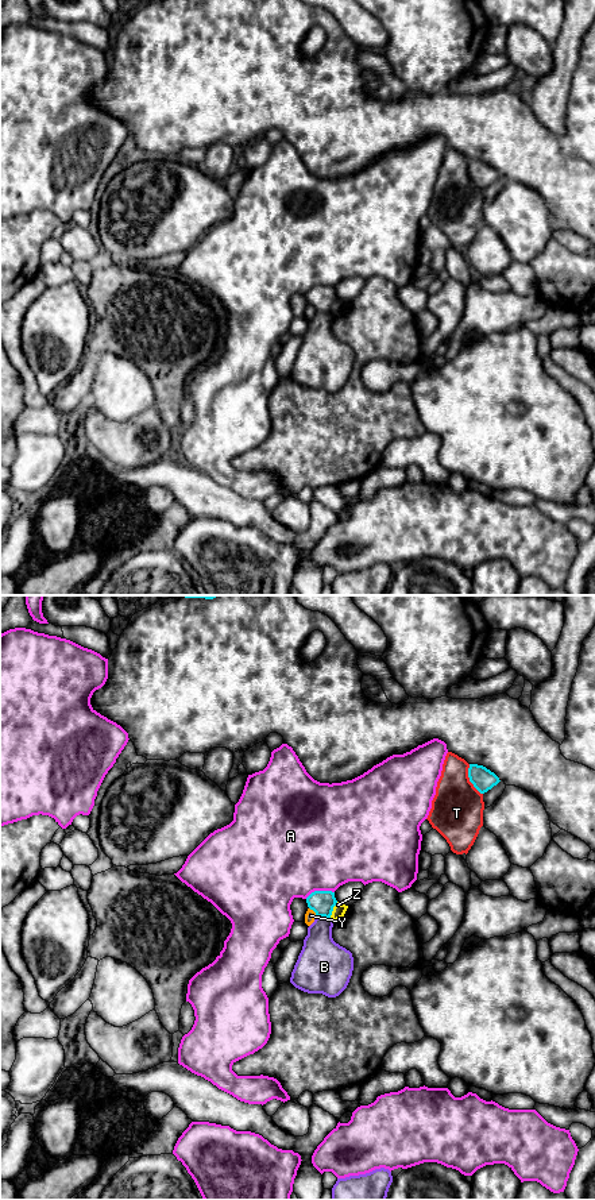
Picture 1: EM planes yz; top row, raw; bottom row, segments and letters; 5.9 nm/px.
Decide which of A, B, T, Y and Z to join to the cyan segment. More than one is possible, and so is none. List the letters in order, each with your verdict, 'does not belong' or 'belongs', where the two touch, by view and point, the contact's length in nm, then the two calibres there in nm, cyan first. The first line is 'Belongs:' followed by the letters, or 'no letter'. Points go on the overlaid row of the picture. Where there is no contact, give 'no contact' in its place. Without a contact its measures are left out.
Belongs: no letter
A: does not belong; contact yz (319, 891); length 180 nm; calibres 140 and 500 nm
B: does not belong; contact yz (324, 915); length 80 nm; calibres 140 and 240 nm
T: does not belong; contact yz (470, 779); length 200 nm; calibres 140 and 320 nm
Y: does not belong; contact yz (313, 910); length 80 nm; calibres 140 and 70 nm
Z: does not belong; contact yz (332, 910); length 110 nm; calibres 140 and 80 nm

